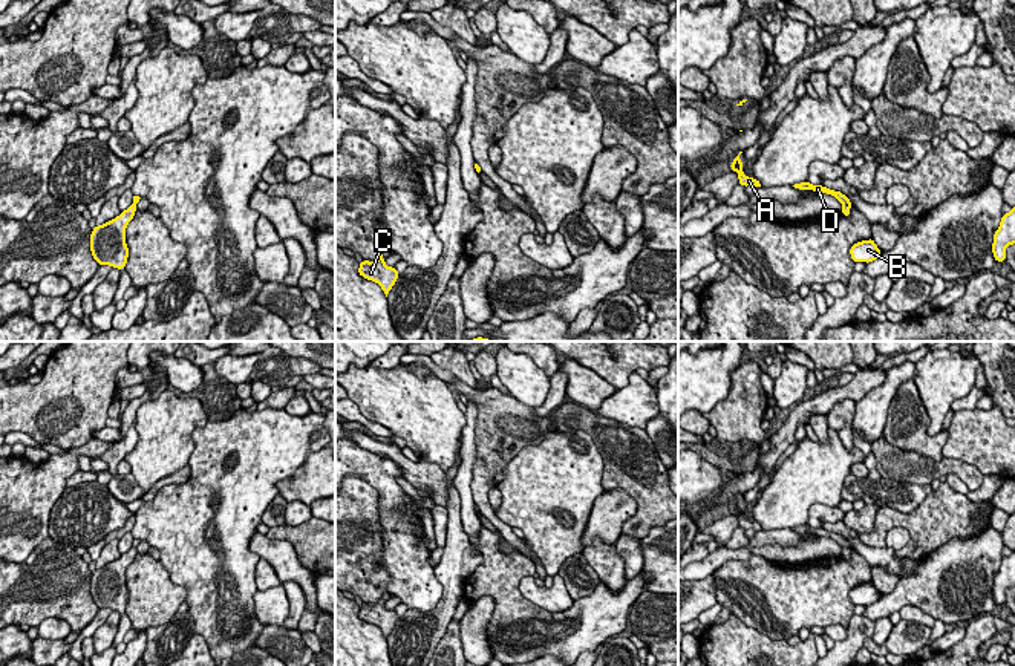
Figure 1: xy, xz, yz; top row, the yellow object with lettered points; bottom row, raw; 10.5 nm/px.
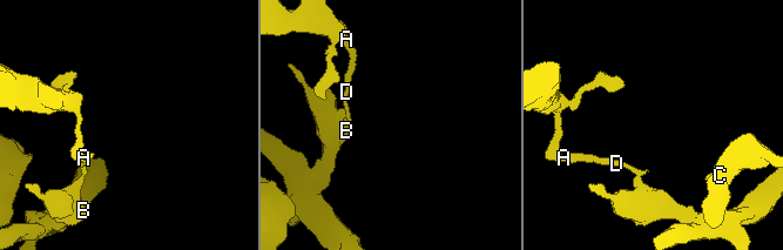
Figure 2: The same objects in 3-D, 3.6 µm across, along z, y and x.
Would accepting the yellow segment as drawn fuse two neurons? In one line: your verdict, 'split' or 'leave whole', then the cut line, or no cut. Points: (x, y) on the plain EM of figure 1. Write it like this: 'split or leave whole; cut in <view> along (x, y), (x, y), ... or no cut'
split; cut in yz along (844, 545), (848, 548)

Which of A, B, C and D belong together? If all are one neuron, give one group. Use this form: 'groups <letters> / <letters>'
groups A D / B C

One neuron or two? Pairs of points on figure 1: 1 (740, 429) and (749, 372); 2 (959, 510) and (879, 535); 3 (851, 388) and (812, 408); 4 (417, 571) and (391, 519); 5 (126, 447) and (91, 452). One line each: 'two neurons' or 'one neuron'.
1: one neuron
2: one neuron
3: one neuron
4: one neuron
5: two neurons

